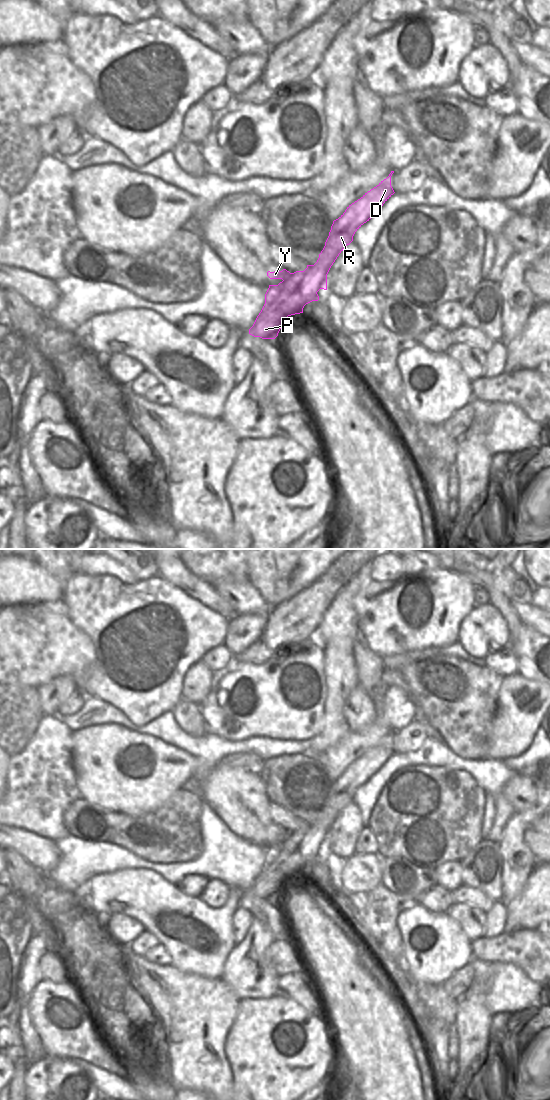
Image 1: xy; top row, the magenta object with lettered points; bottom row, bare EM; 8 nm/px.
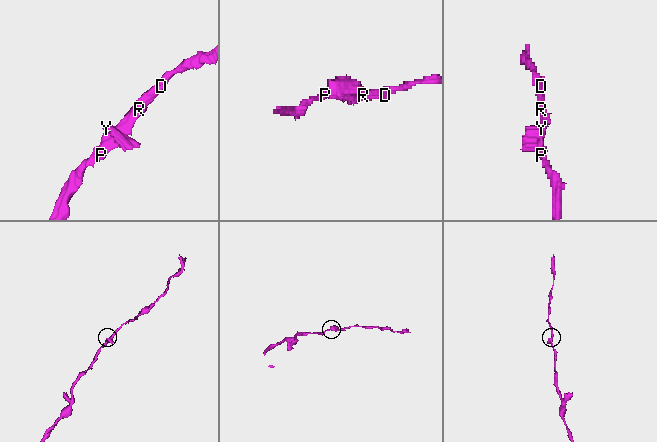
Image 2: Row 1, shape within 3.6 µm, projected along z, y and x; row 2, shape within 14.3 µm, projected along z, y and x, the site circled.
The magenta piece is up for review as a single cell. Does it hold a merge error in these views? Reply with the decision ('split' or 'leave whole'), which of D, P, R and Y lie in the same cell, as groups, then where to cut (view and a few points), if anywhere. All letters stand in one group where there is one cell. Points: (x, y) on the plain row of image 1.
split; groups D P R / Y; cut xy (291, 833), (296, 849), (275, 854), (265, 863)

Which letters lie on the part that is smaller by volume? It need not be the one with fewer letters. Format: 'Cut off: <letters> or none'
Cut off: Y

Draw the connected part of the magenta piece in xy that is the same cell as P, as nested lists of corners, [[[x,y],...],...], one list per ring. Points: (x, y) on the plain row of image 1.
[[[391,731],[386,739],[349,765],[345,772],[333,781],[329,796],[323,810],[319,814],[317,822],[314,825],[307,825],[304,831],[296,831],[290,834],[291,840],[297,844],[295,852],[274,855],[270,863],[265,863],[253,886],[249,889],[250,895],[262,899],[275,899],[281,889],[282,882],[288,876],[303,873],[303,868],[306,864],[319,860],[317,852],[320,849],[327,850],[327,834],[339,814],[353,801],[355,792],[364,783],[369,781],[395,753],[391,746],[391,736],[393,733],[394,731]]]

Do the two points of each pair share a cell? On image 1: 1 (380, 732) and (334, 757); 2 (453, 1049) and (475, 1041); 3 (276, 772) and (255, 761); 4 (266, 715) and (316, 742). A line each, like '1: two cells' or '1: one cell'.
1: one cell
2: two cells
3: two cells
4: two cells

